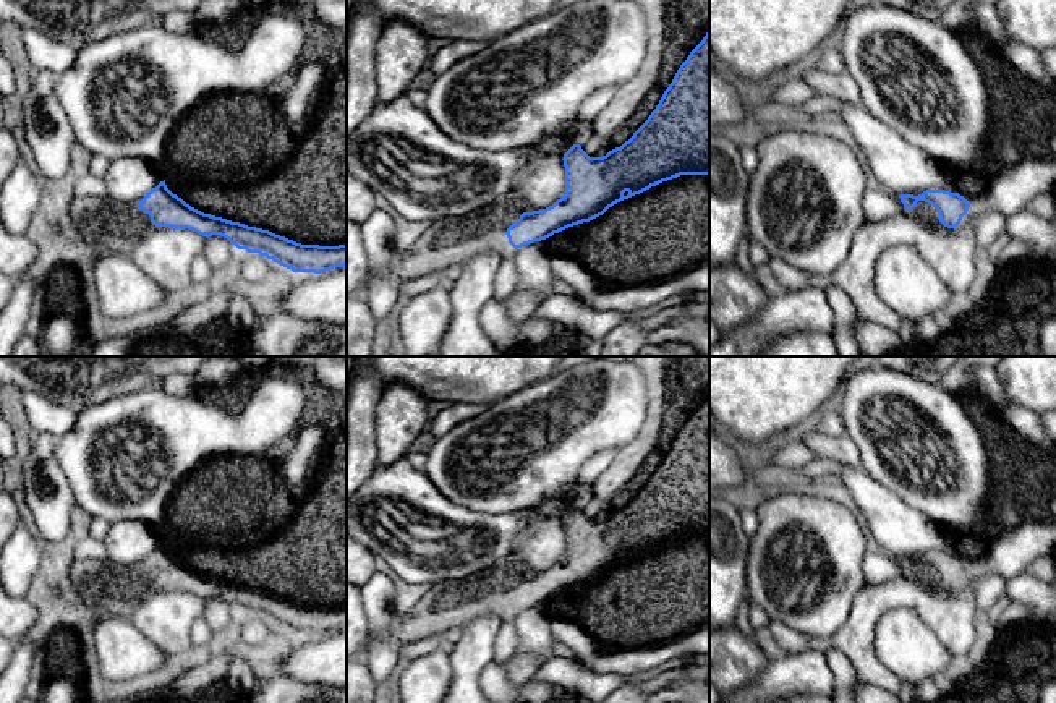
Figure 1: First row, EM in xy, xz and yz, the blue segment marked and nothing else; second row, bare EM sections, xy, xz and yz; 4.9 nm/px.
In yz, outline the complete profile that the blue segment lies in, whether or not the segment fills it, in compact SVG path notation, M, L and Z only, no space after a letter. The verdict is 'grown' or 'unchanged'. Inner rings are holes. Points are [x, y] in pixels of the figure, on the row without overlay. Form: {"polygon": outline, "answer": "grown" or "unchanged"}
{"polygon": "M926 552L918 559L901 557L899 560L905 572L941 594L957 594L970 580L970 567L959 556Z", "answer": "grown"}

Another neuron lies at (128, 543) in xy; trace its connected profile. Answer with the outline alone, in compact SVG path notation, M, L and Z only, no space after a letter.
M141 520L110 523L104 539L109 564L117 573L138 567L152 551L165 543L160 526Z

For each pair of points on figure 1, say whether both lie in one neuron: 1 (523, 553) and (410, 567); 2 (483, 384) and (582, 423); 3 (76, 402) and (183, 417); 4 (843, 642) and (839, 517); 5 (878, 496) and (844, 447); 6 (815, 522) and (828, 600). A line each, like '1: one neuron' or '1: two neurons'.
1: two neurons
2: two neurons
3: two neurons
4: two neurons
5: two neurons
6: one neuron

